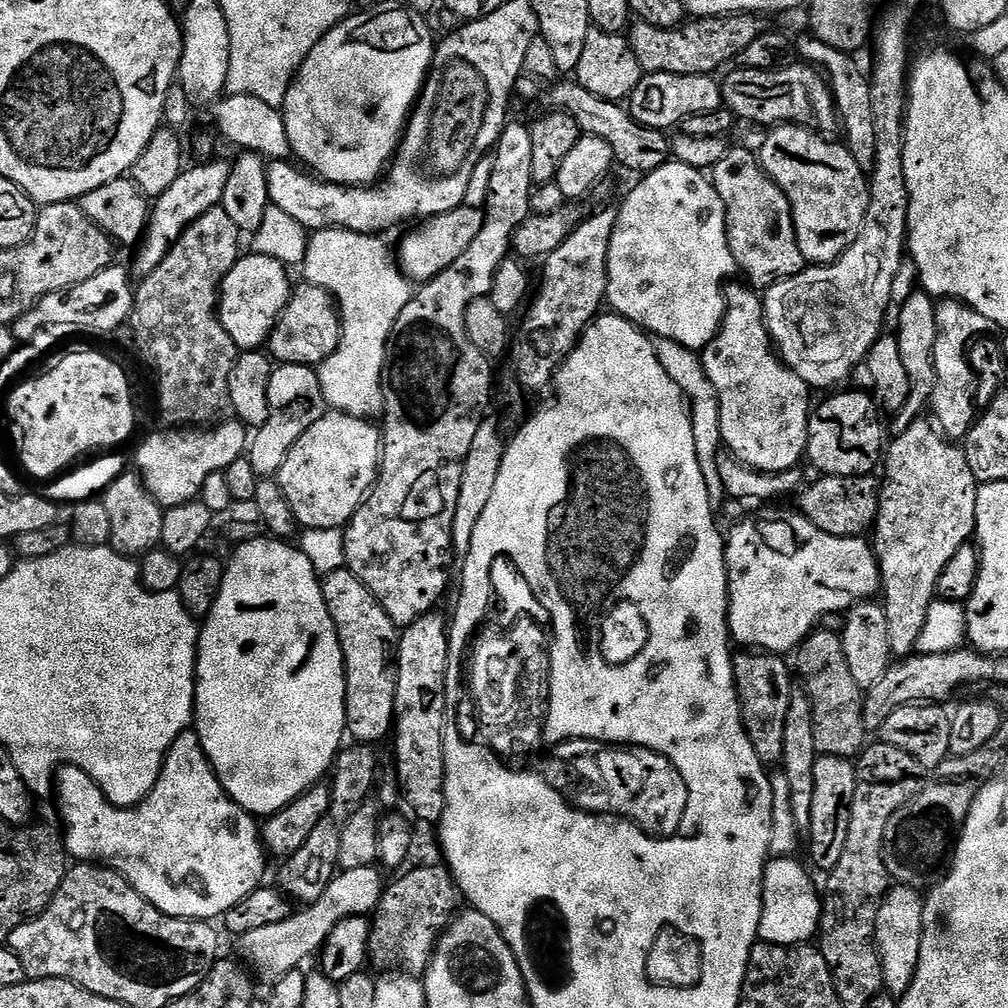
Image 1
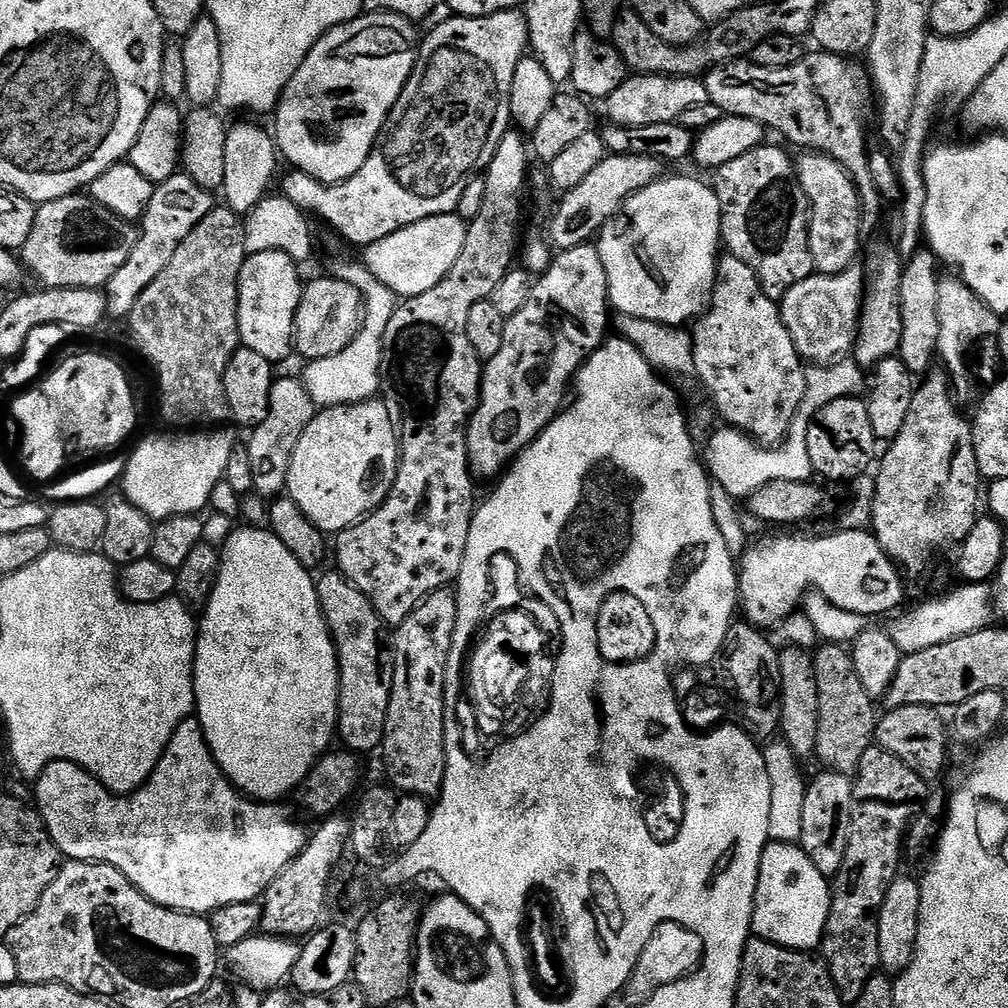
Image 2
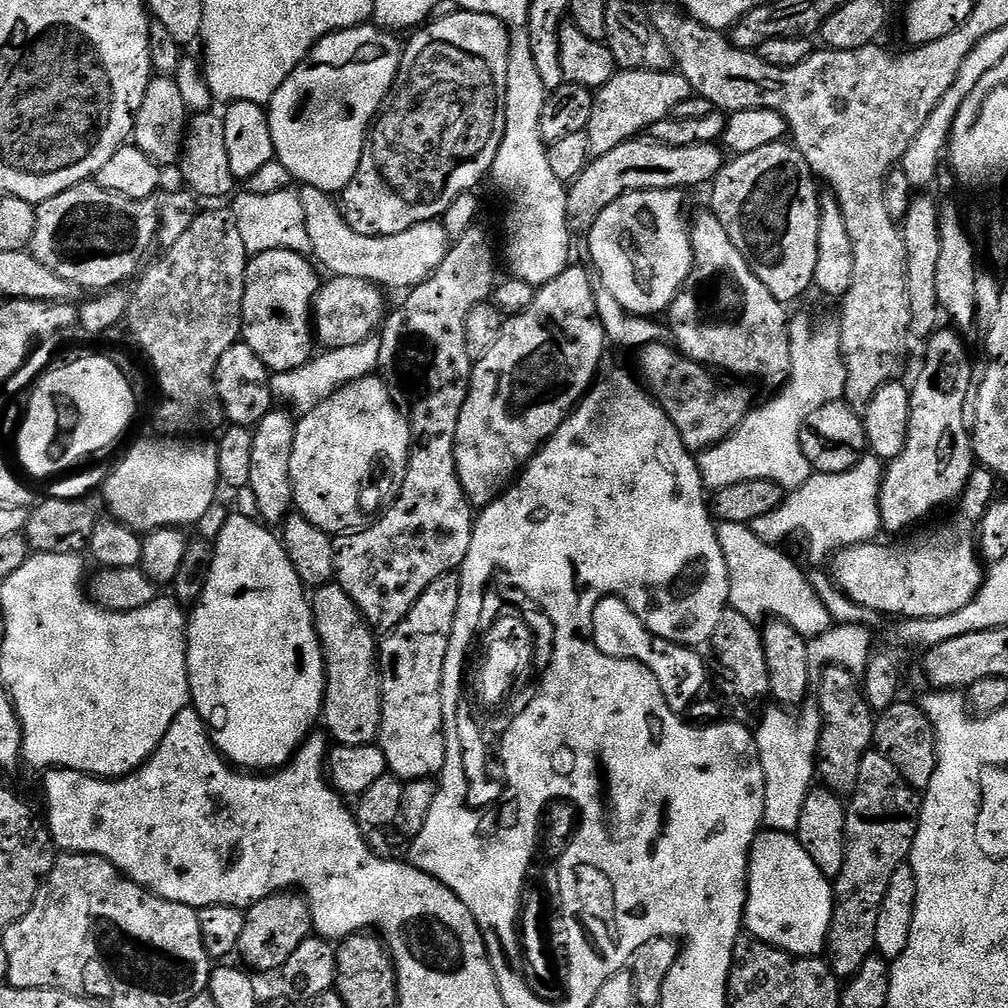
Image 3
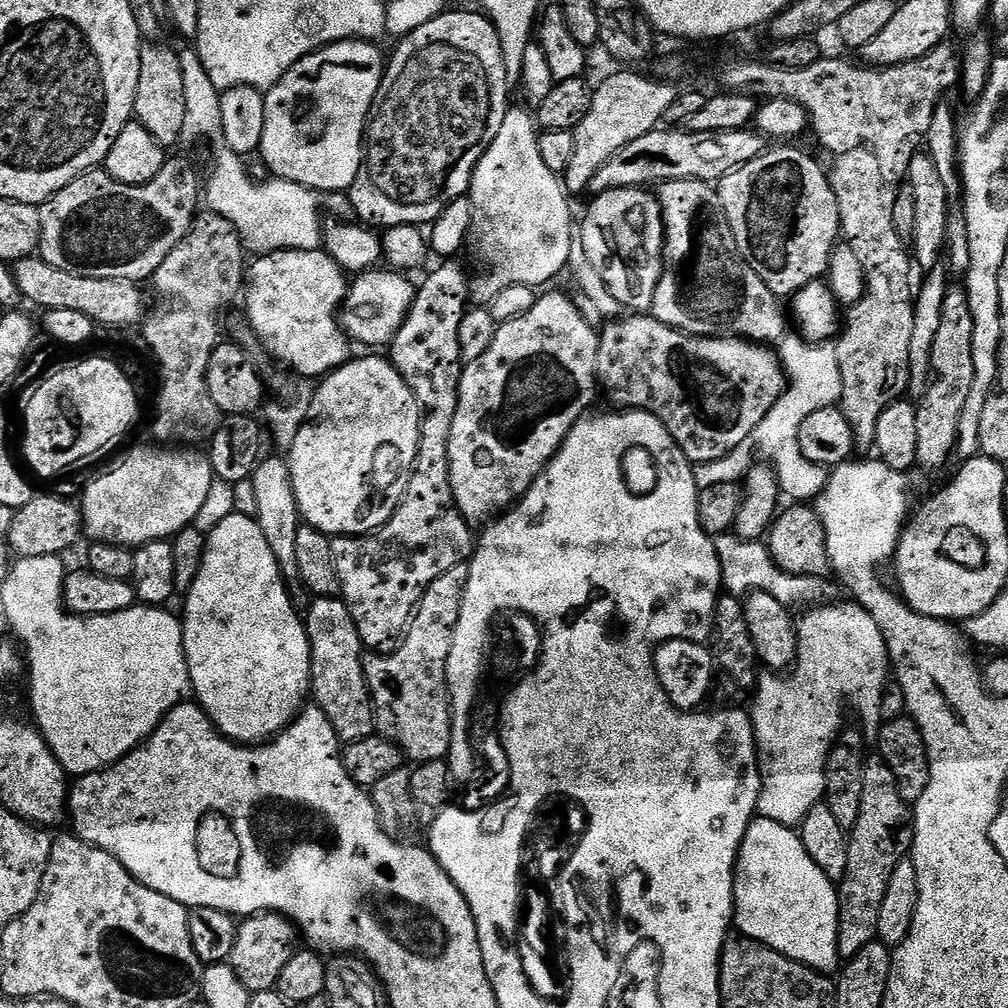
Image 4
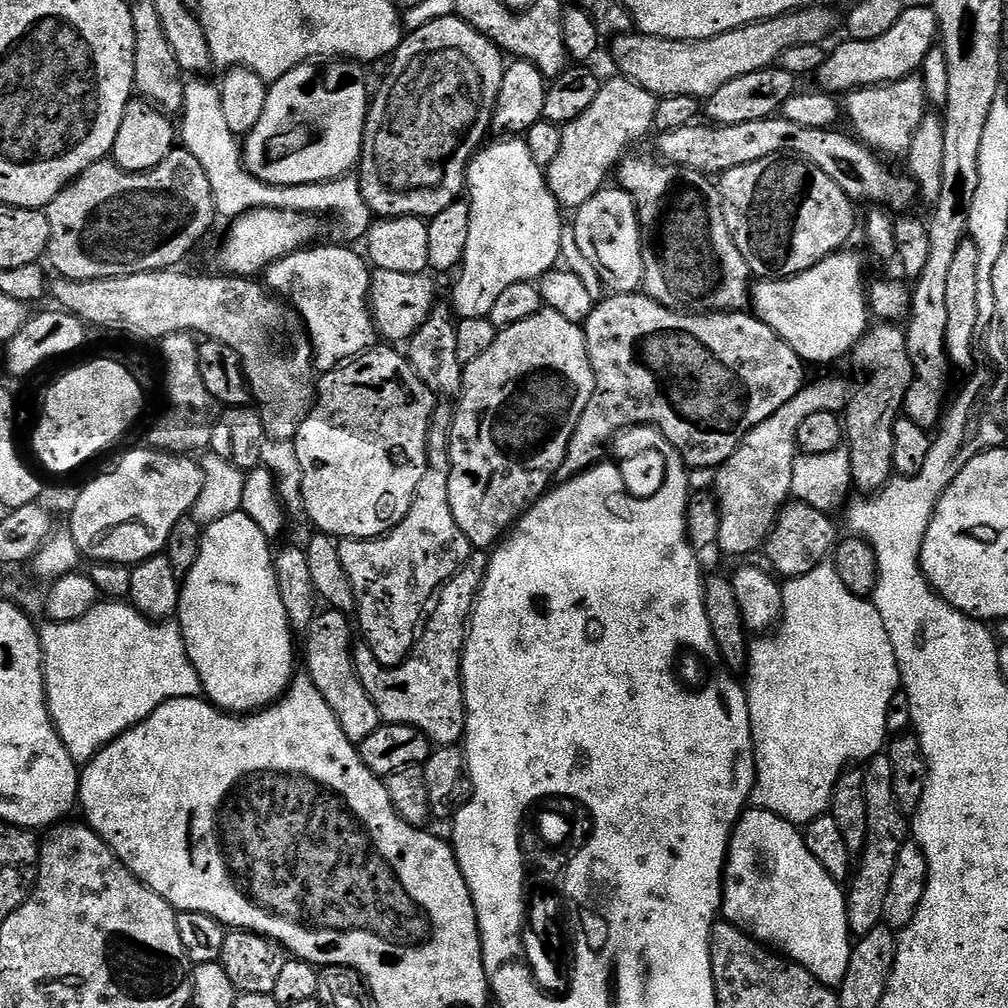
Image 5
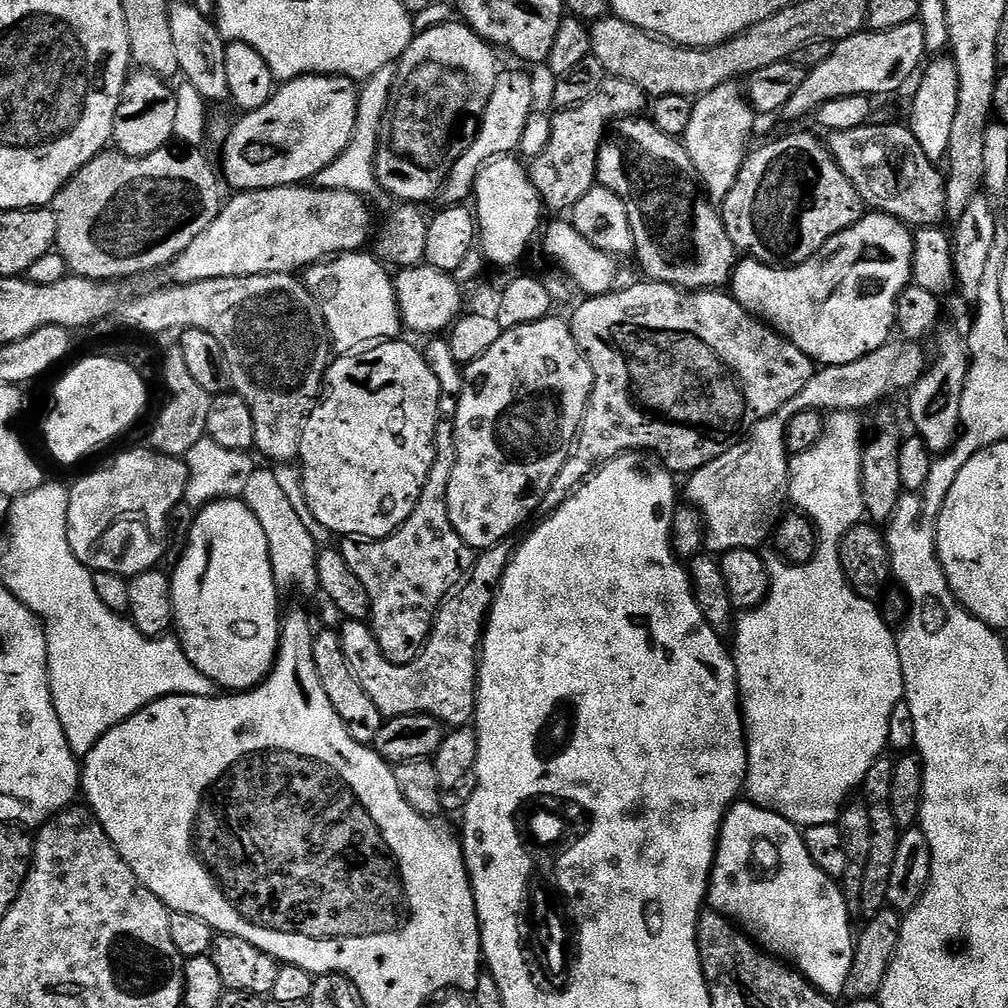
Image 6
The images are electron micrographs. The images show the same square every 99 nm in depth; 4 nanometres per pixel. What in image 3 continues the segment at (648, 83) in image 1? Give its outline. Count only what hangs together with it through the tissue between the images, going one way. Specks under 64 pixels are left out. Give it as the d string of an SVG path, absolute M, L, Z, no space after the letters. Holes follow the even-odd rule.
M620 70L595 93L594 114L588 123L588 141L593 157L610 154L614 146L637 139L647 133L654 122L669 119L676 107L693 96L690 82L678 70L651 72L650 70Z

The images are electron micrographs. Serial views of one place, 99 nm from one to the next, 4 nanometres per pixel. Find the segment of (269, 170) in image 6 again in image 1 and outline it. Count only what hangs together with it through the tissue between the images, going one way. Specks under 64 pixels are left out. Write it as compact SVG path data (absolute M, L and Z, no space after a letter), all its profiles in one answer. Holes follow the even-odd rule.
M403 2L396 4L376 4L365 12L349 15L332 28L319 42L310 50L310 54L302 62L302 66L292 79L290 90L286 94L282 105L282 113L285 122L286 134L289 135L291 155L301 165L307 166L319 179L326 180L330 184L346 184L349 186L371 186L385 175L390 161L395 157L396 149L400 147L400 137L404 134L404 125L407 124L409 115L424 87L424 80L428 76L428 69L432 66L432 53L434 51L434 39L432 32L423 15L406 7Z

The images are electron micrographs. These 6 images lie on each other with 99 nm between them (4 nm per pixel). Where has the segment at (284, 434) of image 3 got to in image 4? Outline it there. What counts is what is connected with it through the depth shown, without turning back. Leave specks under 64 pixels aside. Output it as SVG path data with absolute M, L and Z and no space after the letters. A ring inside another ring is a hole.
M265 455L261 459L260 465L256 467L251 482L256 498L254 519L258 522L262 534L266 534L266 542L270 545L270 550L274 550L274 558L278 562L280 573L284 575L285 581L299 581L297 539L302 525L302 517L298 502L294 498L294 486L290 478L287 459L283 455Z

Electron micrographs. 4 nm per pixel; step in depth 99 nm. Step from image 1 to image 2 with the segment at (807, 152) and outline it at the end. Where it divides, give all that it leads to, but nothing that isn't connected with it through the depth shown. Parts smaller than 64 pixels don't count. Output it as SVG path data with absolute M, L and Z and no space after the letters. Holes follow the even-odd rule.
M808 152L795 161L796 179L800 181L810 205L808 218L808 245L812 267L819 275L833 276L857 263L862 233L860 195L852 175L834 158Z

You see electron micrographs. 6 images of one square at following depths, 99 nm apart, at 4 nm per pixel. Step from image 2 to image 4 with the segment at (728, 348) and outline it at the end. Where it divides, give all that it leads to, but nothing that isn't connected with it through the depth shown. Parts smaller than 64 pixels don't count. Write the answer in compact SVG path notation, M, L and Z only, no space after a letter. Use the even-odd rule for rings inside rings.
M667 180L666 183L659 185L658 199L660 210L664 214L664 273L656 287L650 315L658 322L662 322L674 330L685 332L691 336L735 336L737 338L747 338L753 344L763 344L765 346L779 345L786 335L784 312L780 309L781 301L769 290L766 282L762 282L762 278L758 278L758 274L754 274L752 267L742 258L742 254L734 242L734 234L726 222L726 214L720 205L717 189L706 180Z

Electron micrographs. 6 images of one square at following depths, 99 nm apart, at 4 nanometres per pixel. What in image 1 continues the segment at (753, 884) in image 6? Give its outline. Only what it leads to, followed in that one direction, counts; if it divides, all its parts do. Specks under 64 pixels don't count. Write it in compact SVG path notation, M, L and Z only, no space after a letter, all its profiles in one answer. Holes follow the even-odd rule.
M772 858L764 865L764 885L762 886L762 918L759 939L766 944L803 944L811 941L820 931L822 896L818 884L812 881L813 873L796 861L796 858Z

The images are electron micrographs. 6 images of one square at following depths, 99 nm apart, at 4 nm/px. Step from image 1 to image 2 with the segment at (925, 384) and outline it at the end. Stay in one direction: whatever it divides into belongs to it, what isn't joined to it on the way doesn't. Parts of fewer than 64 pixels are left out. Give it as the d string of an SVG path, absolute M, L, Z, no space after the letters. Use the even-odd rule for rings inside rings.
M931 250L923 251L914 253L910 258L907 257L900 287L902 330L898 355L902 363L908 367L908 371L913 374L927 373L933 367L932 359L935 361L940 351L938 346L938 282L942 272L938 267L936 255Z

